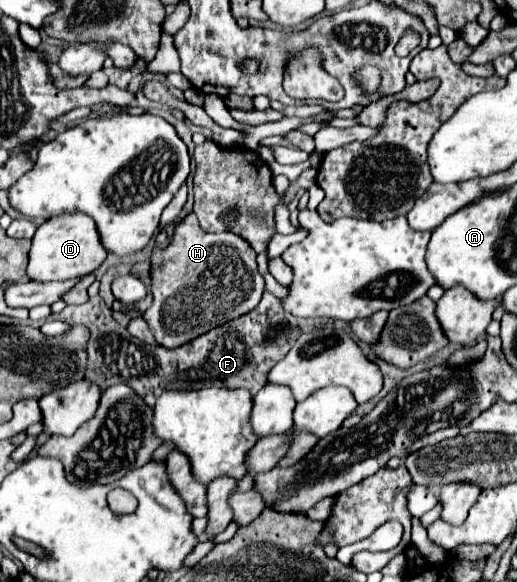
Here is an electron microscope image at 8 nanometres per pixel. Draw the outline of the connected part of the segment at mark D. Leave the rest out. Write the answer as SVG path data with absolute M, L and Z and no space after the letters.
M83 213L61 215L47 219L33 235L33 247L29 253L27 275L33 281L67 281L73 277L83 277L93 273L107 257L107 251L101 247L99 231L95 221Z

